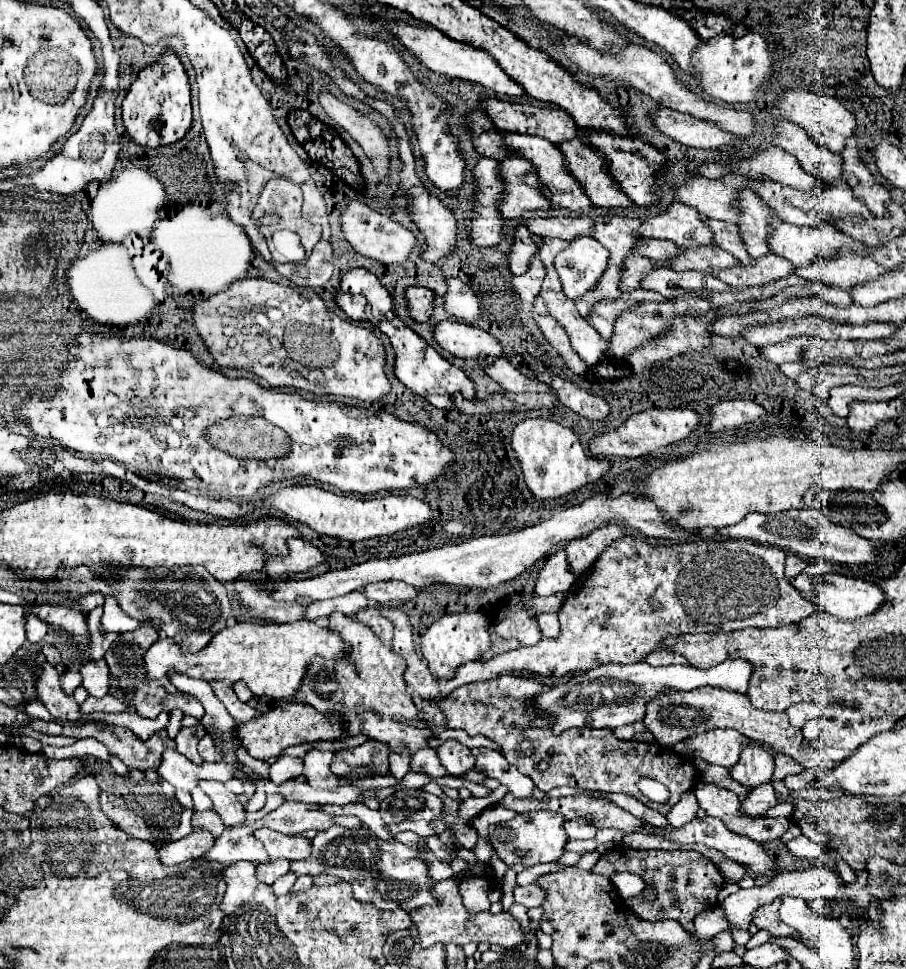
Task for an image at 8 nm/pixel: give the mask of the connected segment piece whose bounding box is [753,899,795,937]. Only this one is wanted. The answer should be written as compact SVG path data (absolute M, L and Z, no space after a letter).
M775 899L771 905L763 905L755 911L755 917L753 917L753 923L759 927L759 929L765 929L777 937L795 937L795 929L791 929L789 925L785 925L781 919L779 919L779 905L781 905L781 899Z

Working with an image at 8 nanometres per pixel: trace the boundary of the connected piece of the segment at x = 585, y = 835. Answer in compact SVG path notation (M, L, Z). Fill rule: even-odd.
M583 819L567 821L565 829L567 829L567 835L571 839L595 839L595 829L587 821L583 821Z

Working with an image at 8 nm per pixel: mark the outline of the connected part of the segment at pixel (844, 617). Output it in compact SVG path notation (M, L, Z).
M827 575L825 581L817 589L819 591L813 601L817 605L823 605L829 615L833 615L841 621L853 621L853 619L867 617L867 615L879 611L885 601L883 591L875 583L867 583L863 579L853 579L853 577L845 577L845 575Z

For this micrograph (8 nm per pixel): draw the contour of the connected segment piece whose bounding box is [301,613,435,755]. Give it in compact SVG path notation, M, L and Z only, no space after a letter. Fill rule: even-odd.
M333 613L329 617L329 627L339 631L341 637L351 643L351 657L339 661L315 657L301 685L301 699L321 713L341 713L349 721L349 735L363 733L371 739L387 743L395 753L409 751L411 755L415 755L415 751L429 747L429 741L435 739L435 733L431 727L413 725L425 719L419 715L413 693L407 691L403 679L403 673L407 669L405 661L393 649L385 647L367 625L347 615Z

